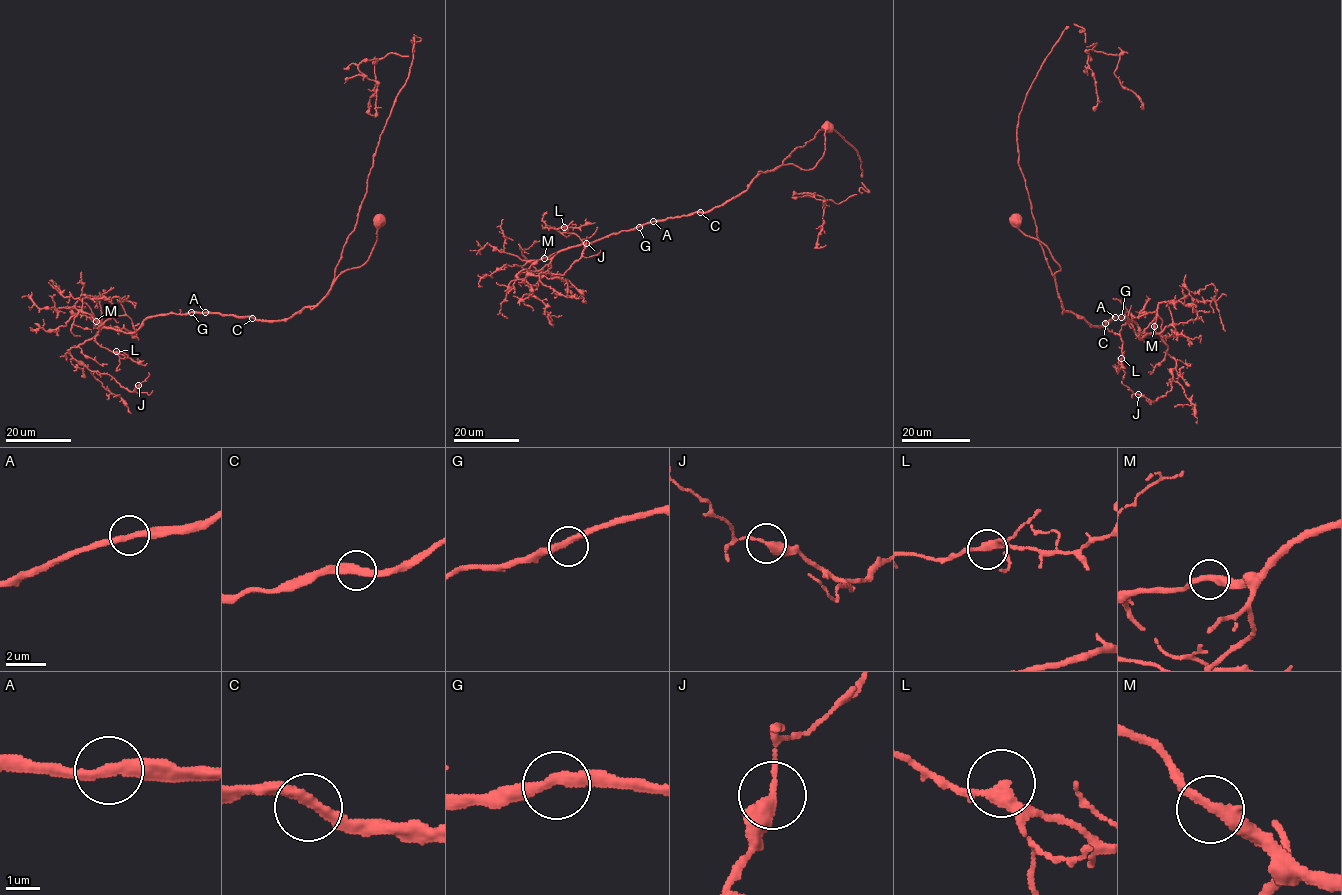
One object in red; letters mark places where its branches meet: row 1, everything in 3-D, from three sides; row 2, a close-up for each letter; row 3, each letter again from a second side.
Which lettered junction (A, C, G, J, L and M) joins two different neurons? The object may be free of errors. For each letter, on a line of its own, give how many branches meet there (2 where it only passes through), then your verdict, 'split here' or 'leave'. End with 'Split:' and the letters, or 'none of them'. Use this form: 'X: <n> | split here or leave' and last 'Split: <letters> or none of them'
A: 2 | leave
C: 2 | leave
G: 2 | leave
J: 2 | leave
L: 2 | leave
M: 2 | leave
Split: none of them

